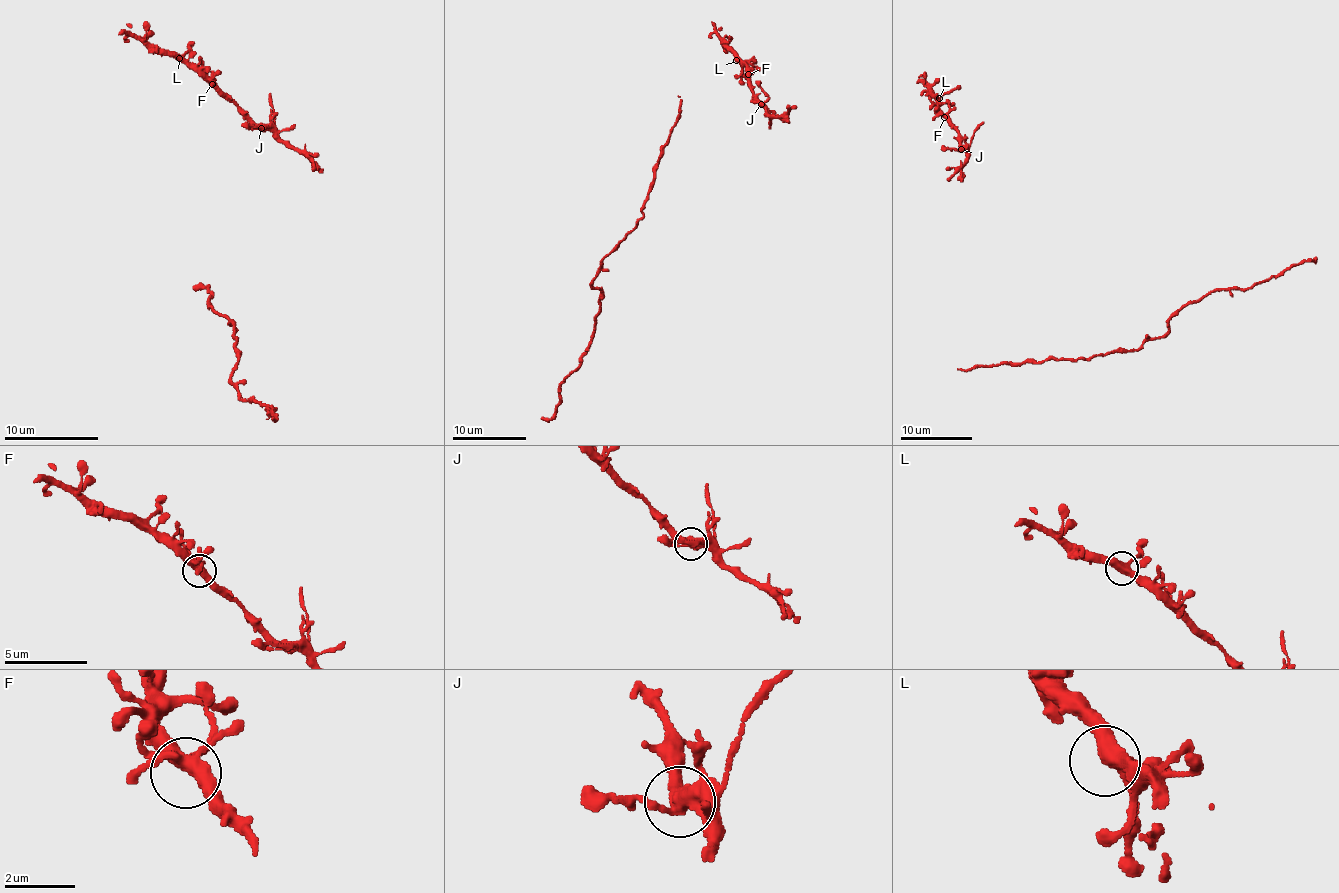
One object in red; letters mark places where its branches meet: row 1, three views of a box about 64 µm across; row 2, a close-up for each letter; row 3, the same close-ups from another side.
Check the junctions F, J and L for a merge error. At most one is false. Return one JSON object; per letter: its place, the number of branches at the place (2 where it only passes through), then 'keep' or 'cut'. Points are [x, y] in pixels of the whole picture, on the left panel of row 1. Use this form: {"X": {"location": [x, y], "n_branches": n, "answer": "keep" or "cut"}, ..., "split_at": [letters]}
{"F": {"location": [212, 84], "n_branches": 5, "answer": "keep"}, "J": {"location": [261, 128], "n_branches": 4, "answer": "keep"}, "L": {"location": [179, 58], "n_branches": 4, "answer": "keep"}, "split_at": []}

